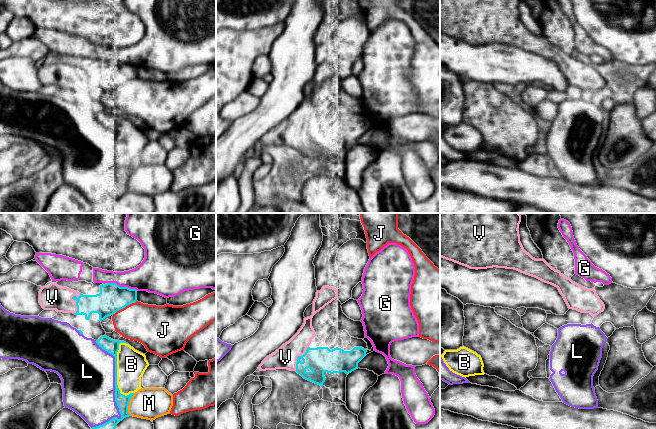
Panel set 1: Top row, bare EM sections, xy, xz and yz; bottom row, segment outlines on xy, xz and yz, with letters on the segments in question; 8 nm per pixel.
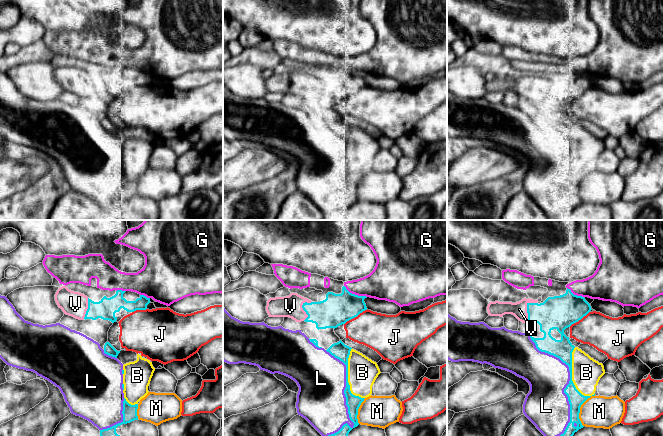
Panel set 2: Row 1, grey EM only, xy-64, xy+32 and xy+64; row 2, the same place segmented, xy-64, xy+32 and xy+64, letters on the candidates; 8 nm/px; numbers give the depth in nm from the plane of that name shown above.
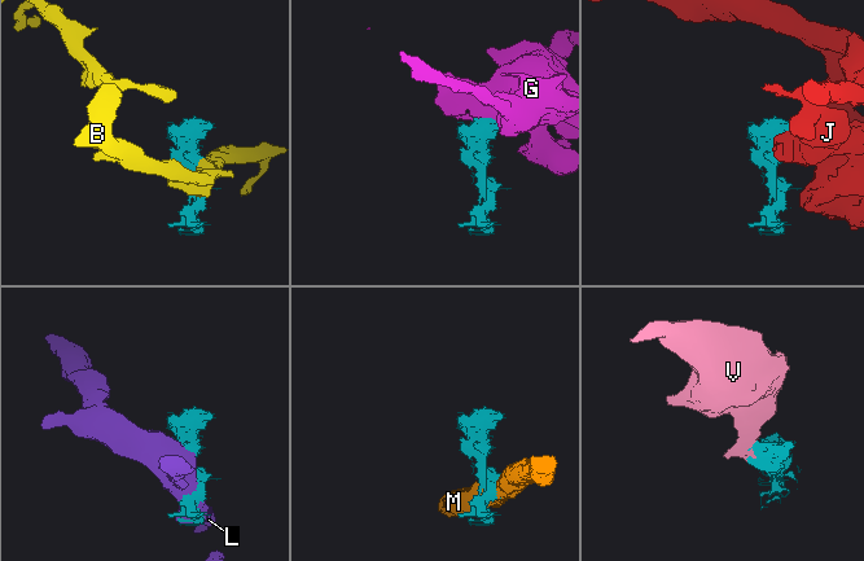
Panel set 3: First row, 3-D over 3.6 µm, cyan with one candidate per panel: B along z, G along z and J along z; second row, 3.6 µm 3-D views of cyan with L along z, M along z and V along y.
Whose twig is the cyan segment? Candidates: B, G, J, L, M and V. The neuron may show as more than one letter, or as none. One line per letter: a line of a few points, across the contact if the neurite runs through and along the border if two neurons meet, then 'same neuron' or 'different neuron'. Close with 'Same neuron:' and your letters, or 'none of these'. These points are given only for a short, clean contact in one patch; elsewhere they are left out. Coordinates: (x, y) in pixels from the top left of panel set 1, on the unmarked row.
B: different neuron
G: different neuron
J: different neuron
L: different neuron
M: different neuron
V: xy (106, 79), (76, 76), (52, 73) | same neuron
Same neuron: V

